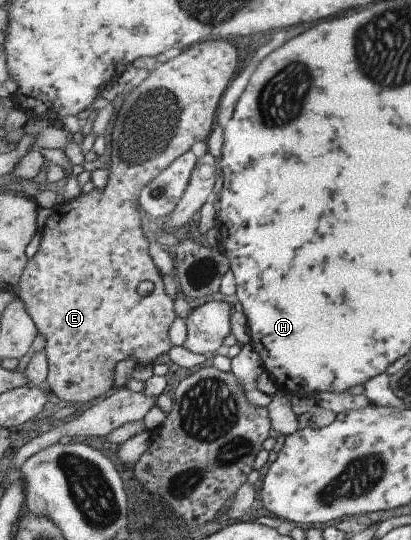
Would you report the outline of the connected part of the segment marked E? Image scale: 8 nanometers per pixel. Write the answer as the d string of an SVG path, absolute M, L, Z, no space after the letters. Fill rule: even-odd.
M199 44L193 45L193 48L188 48L179 53L175 58L168 60L159 66L155 72L150 72L151 76L143 82L141 88L136 87L128 95L122 104L120 111L116 116L116 122L114 124L114 134L112 142L111 152L111 167L109 182L107 186L101 190L95 190L91 194L82 194L74 200L68 202L58 203L53 208L52 215L49 217L46 228L42 231L42 240L37 254L28 262L28 266L25 267L24 275L20 280L20 293L19 296L24 300L28 311L31 313L33 320L36 322L37 328L41 334L46 337L46 355L49 361L49 372L47 384L49 384L52 392L61 400L70 403L83 403L91 402L99 396L107 396L109 390L113 389L113 382L115 382L115 366L122 360L129 360L132 358L136 361L136 366L139 365L151 365L155 364L160 357L171 352L174 344L170 337L170 328L173 326L177 314L175 314L175 302L167 296L165 292L165 284L163 284L163 275L159 270L159 267L155 264L152 254L149 254L149 248L151 248L151 242L149 238L145 236L143 232L143 220L141 219L141 206L140 194L142 190L155 179L157 175L160 175L166 168L169 168L180 156L183 156L186 152L192 150L193 146L197 142L207 141L213 126L215 126L215 118L217 113L215 112L215 104L219 108L219 102L221 102L221 96L223 92L227 90L229 82L233 80L235 76L235 70L237 70L237 64L239 64L239 50L237 48L201 48ZM143 280L149 280L154 285L154 289L146 296L141 296L137 290L139 290L139 284Z

